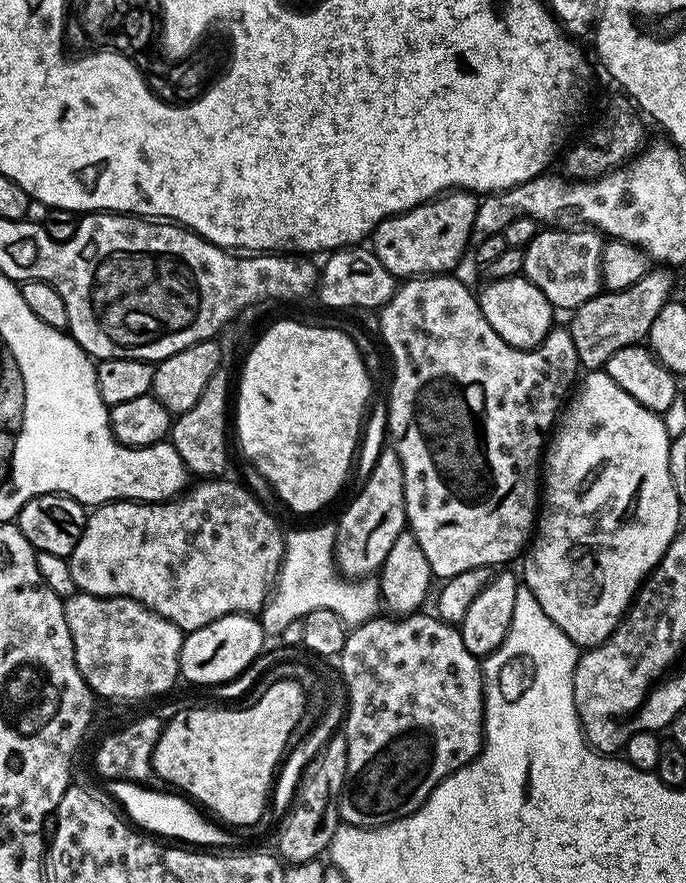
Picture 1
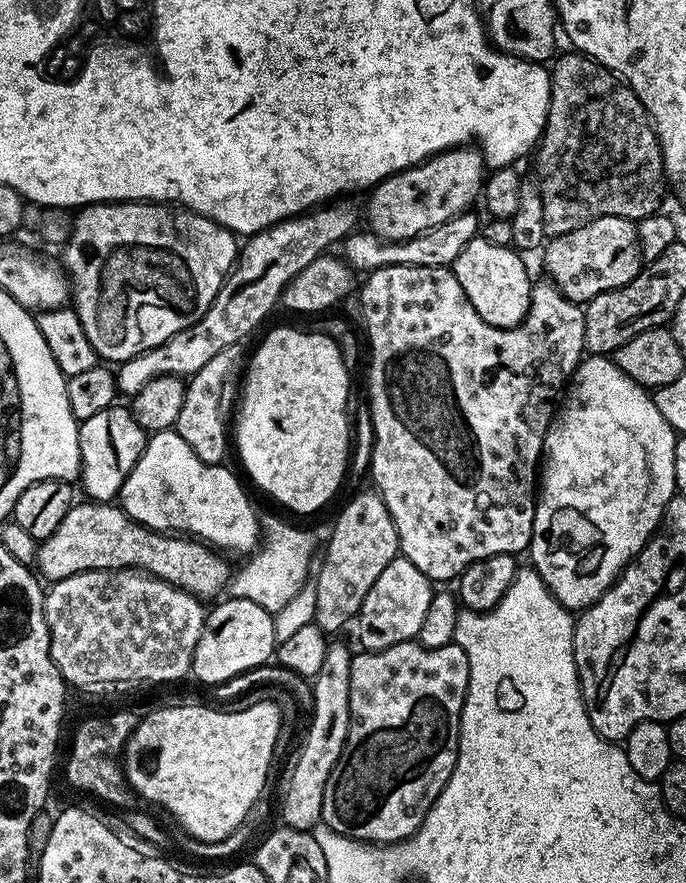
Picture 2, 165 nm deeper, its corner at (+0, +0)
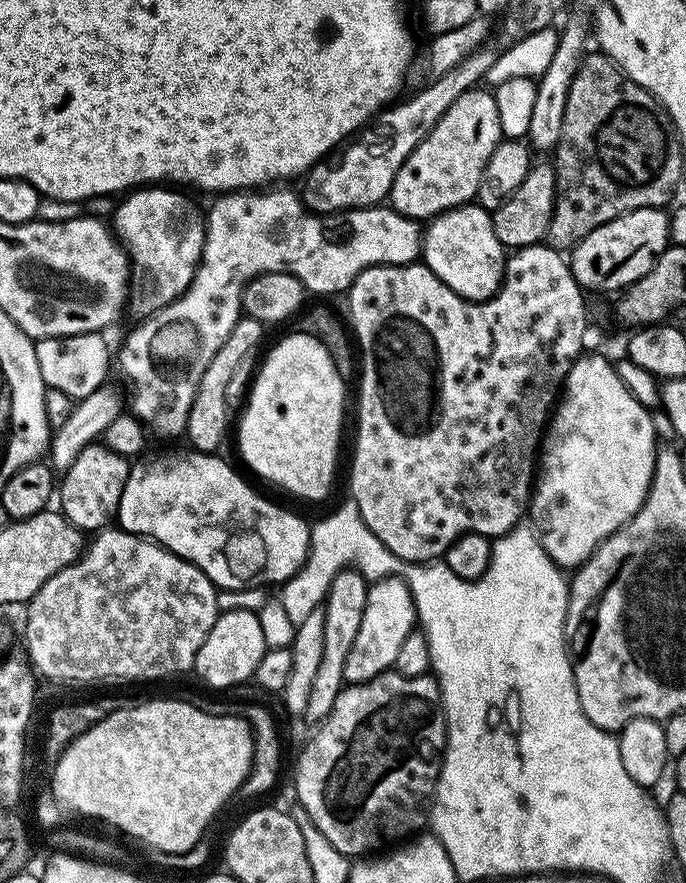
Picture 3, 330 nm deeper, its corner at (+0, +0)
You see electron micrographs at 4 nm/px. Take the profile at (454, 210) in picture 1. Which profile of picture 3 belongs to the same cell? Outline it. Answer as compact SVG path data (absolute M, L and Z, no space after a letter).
M480 91L463 92L454 106L450 106L450 110L446 110L446 114L436 123L434 130L430 130L428 137L414 149L410 158L402 162L402 170L398 170L390 193L390 206L395 212L401 212L403 216L409 216L417 222L427 222L434 216L441 216L443 212L476 200L482 170L486 170L490 154L494 154L502 139L495 95L491 91Z

